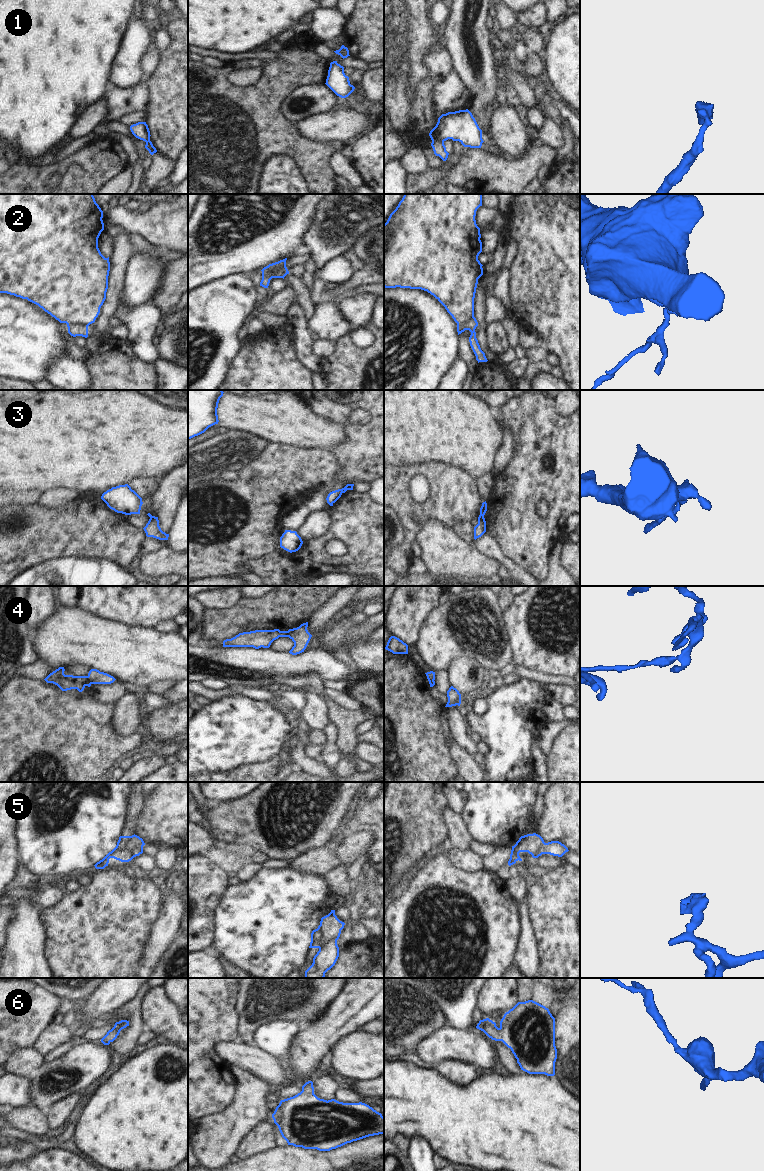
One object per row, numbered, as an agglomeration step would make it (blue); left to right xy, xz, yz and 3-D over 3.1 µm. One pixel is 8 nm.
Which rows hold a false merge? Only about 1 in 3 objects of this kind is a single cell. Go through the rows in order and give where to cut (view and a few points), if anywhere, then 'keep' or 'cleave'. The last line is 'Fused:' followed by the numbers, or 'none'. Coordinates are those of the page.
1: cut in yz along (443, 140), (436, 139), (432, 141); cleave
2: cut in xz along (285, 262), (280, 265), (267, 266), (262, 273); cleave
3: cut in yz along (479, 515), (483, 517); cleave
4: cut in xy along (86, 676), (91, 683); cleave
5: cut in xz along (336, 939), (331, 939), (319, 948); cleave
6: no cut; keep
Fused: 1, 2, 3, 4, 5

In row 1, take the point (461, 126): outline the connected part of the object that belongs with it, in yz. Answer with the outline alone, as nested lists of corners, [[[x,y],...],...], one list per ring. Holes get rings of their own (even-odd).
[[[468,109],[442,114],[429,136],[432,141],[452,139],[470,148],[481,148],[484,142],[482,130]]]

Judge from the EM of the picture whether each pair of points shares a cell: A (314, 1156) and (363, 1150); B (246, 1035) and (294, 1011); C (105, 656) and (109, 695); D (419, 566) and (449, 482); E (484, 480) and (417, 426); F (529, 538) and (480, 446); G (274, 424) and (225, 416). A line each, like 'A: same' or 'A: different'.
A: same
B: same
C: different
D: different
E: different
F: different
G: same

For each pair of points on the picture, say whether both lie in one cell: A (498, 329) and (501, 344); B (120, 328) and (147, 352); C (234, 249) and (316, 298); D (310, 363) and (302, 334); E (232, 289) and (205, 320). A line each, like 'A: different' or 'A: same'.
A: same
B: different
C: different
D: same
E: same

